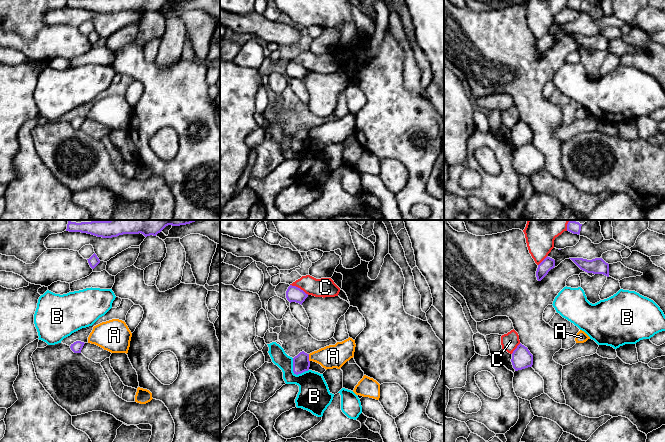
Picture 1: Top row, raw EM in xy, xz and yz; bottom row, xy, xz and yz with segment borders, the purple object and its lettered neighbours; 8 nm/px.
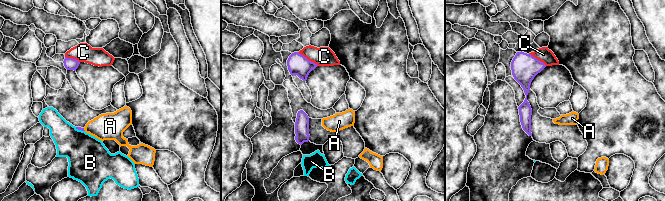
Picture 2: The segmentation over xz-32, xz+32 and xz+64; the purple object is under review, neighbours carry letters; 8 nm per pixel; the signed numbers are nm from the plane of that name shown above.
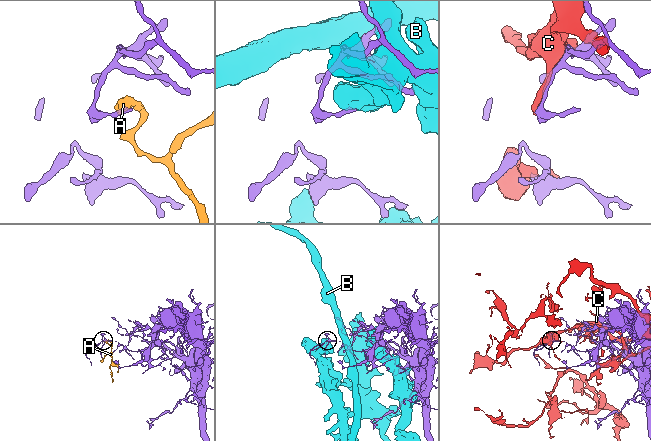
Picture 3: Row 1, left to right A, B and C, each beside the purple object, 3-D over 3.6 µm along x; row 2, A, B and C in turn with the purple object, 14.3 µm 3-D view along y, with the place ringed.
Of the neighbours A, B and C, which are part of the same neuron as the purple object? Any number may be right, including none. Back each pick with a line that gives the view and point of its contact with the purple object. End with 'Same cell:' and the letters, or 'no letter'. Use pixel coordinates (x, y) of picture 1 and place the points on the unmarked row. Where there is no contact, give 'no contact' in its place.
Same cell: no letter

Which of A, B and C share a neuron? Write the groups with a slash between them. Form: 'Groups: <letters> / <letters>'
Groups: A / B / C

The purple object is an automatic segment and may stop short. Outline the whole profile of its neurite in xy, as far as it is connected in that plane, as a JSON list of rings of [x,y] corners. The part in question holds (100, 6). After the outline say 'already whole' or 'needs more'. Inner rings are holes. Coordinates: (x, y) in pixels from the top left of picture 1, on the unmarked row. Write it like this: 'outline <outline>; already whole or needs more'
outline [[[67,0],[66,7],[87,9],[102,14],[112,14],[123,10],[139,10],[139,9],[147,13],[150,11],[156,12],[168,1],[180,2],[186,0]]]; already whole

